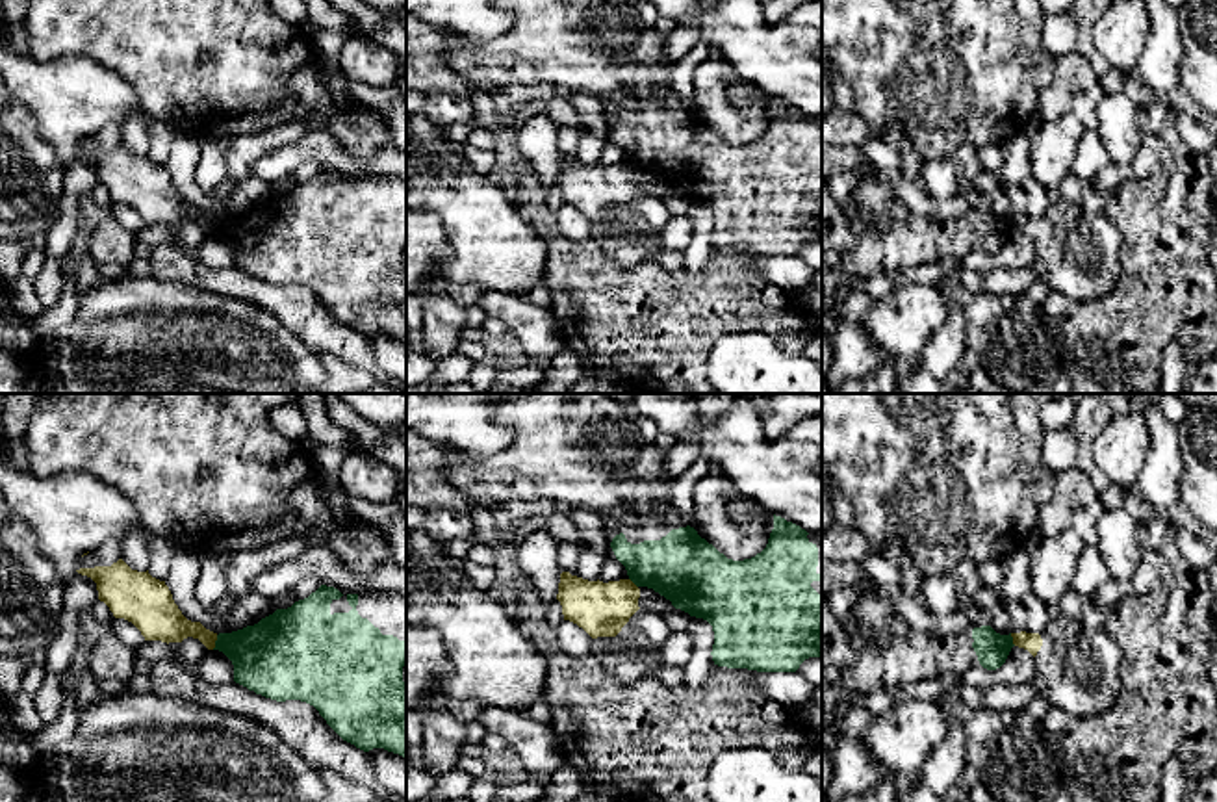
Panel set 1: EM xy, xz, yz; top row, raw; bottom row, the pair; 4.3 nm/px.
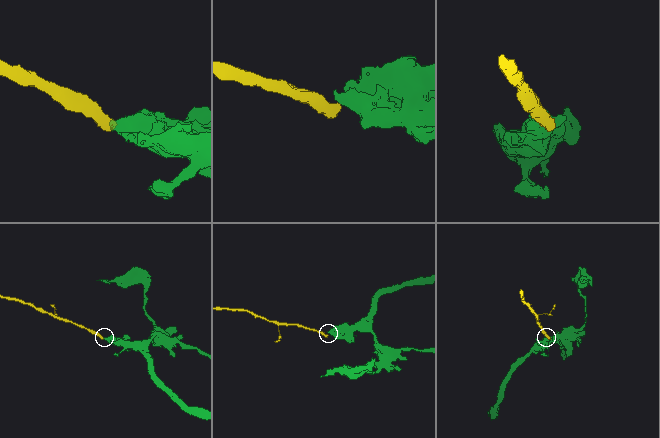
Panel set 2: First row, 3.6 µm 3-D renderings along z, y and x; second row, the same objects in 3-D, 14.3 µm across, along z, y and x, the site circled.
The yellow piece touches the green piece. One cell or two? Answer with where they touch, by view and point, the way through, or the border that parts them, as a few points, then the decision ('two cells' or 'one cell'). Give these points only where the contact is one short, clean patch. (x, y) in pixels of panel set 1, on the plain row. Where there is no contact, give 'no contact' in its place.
xy (214, 227) | along xy (217, 219), (212, 232) | two cells

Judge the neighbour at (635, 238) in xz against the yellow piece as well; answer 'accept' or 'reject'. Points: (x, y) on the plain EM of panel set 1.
accept

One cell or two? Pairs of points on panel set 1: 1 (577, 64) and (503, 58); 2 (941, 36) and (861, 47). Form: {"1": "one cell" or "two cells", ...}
{"1": "one cell", "2": "one cell"}

